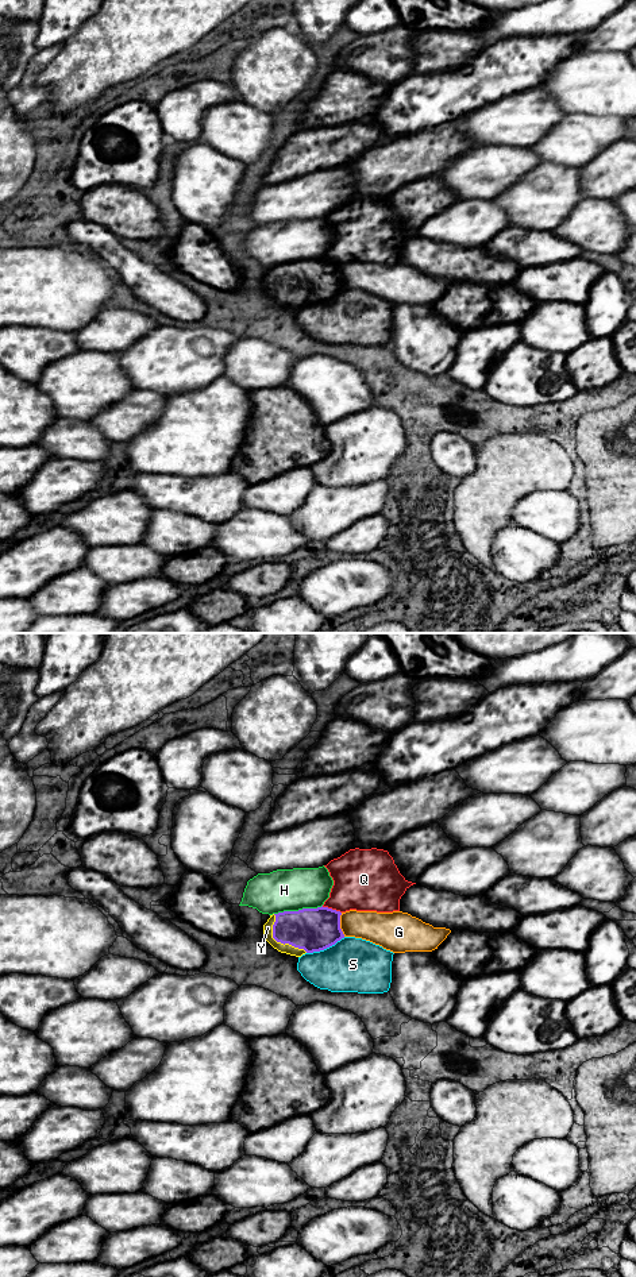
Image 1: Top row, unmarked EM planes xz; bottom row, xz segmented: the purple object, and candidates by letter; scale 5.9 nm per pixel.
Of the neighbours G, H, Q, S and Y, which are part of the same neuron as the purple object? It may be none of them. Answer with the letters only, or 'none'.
Y

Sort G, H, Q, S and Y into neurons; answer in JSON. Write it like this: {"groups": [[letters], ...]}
{"groups": [["G"], ["H"], ["Q"], ["S"], ["Y"]]}

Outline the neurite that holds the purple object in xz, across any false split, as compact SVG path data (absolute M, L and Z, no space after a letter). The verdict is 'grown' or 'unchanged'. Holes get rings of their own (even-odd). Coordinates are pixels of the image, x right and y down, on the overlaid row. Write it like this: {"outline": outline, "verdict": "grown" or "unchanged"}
{"outline": "M323 906L273 914L263 925L263 937L278 952L301 957L344 938L340 915L340 911Z", "verdict": "grown"}

